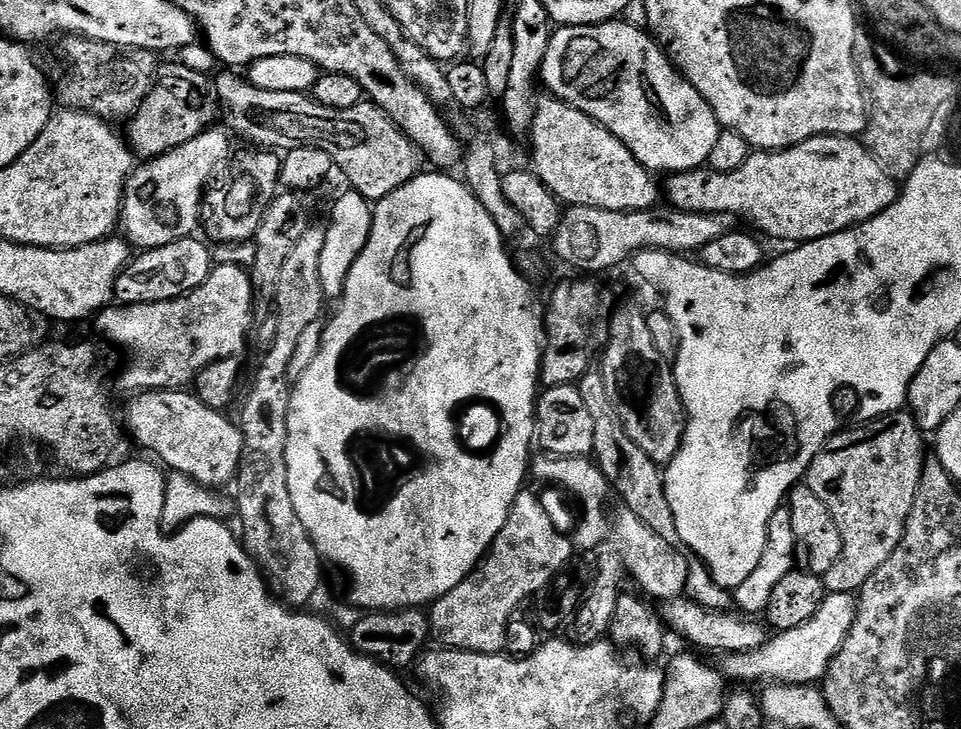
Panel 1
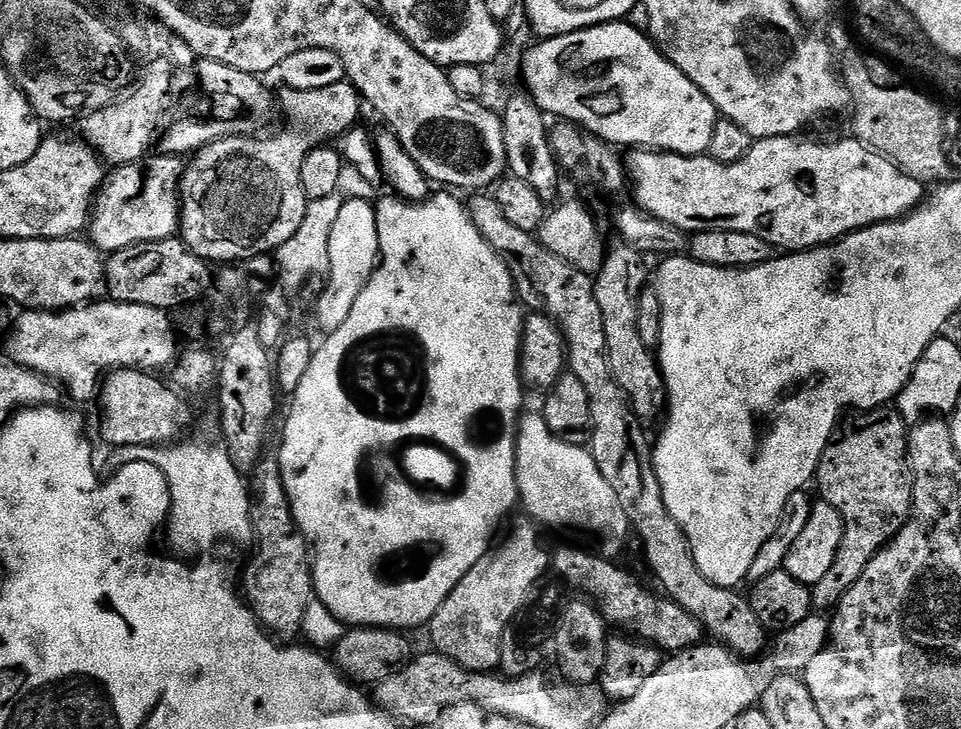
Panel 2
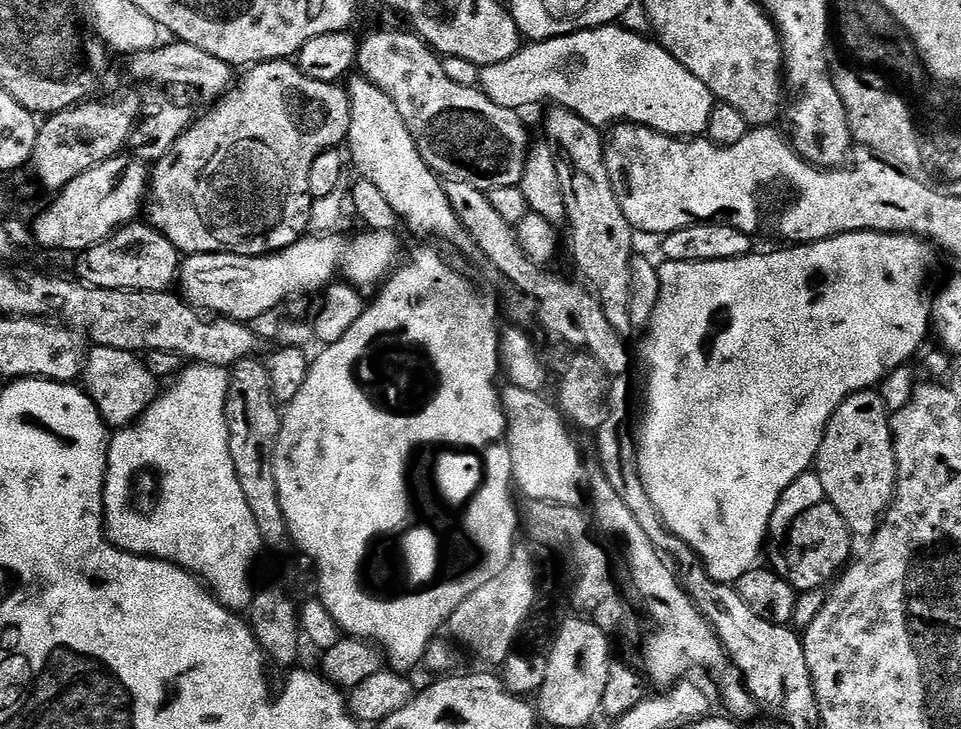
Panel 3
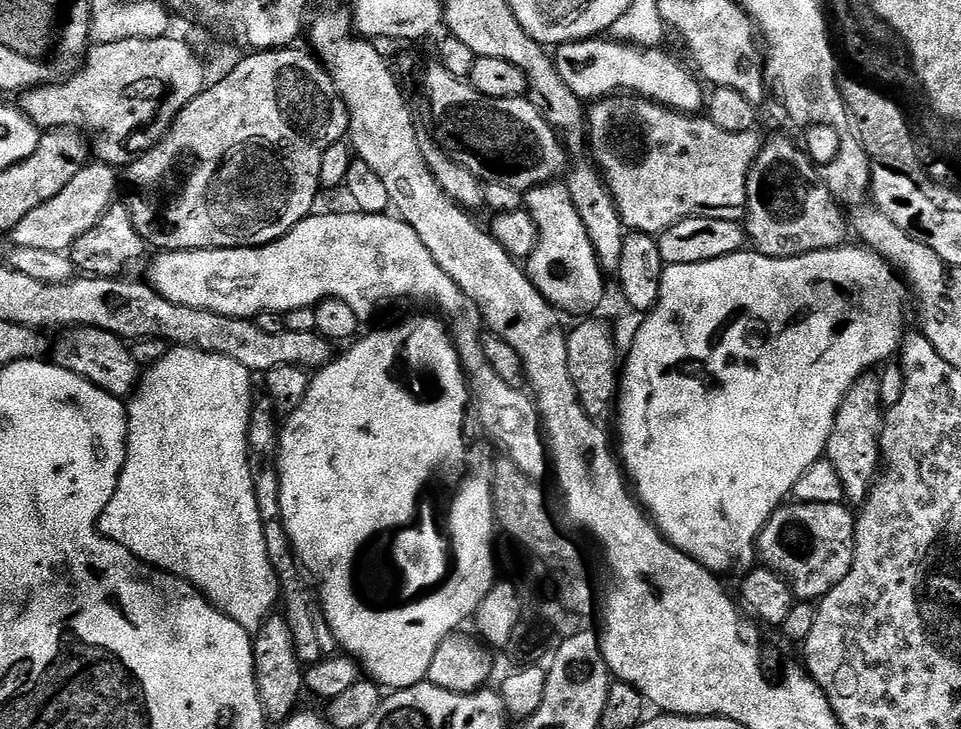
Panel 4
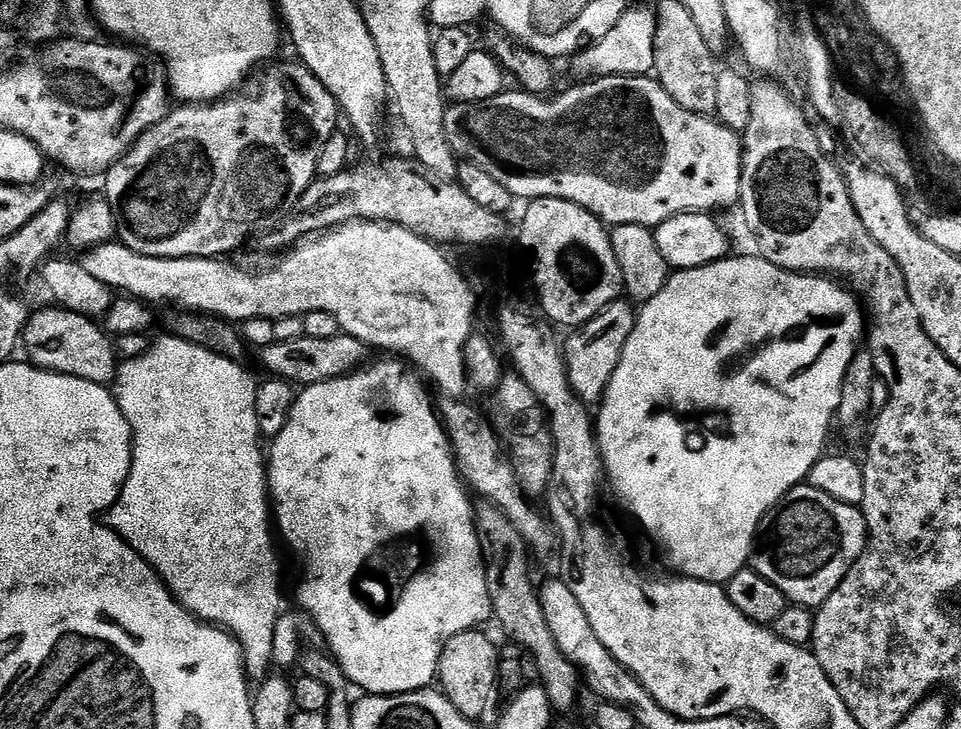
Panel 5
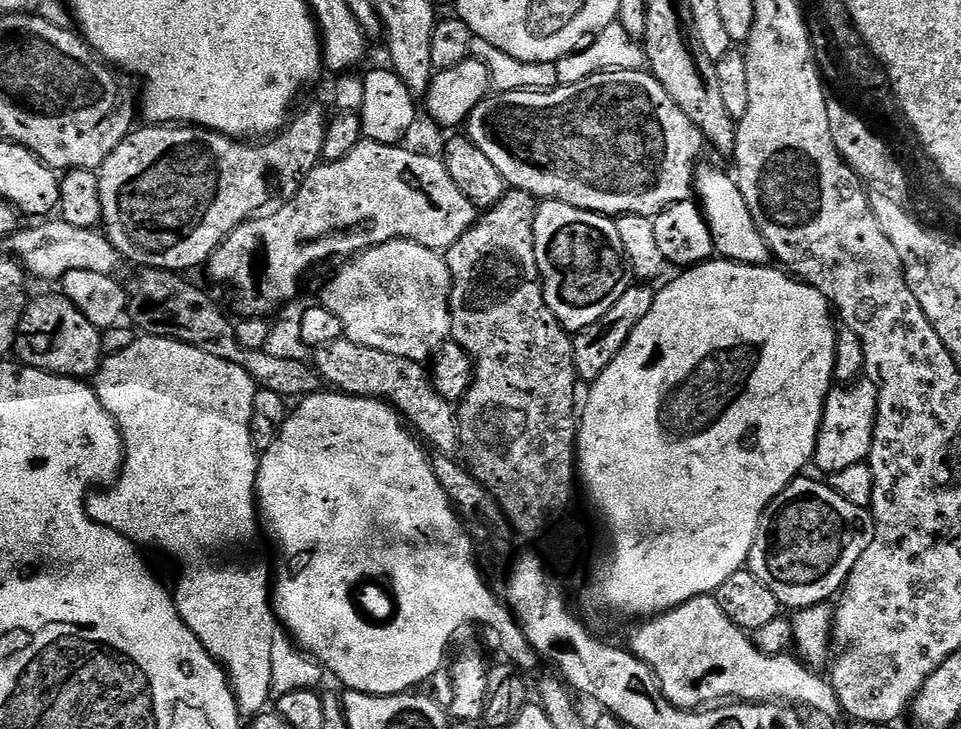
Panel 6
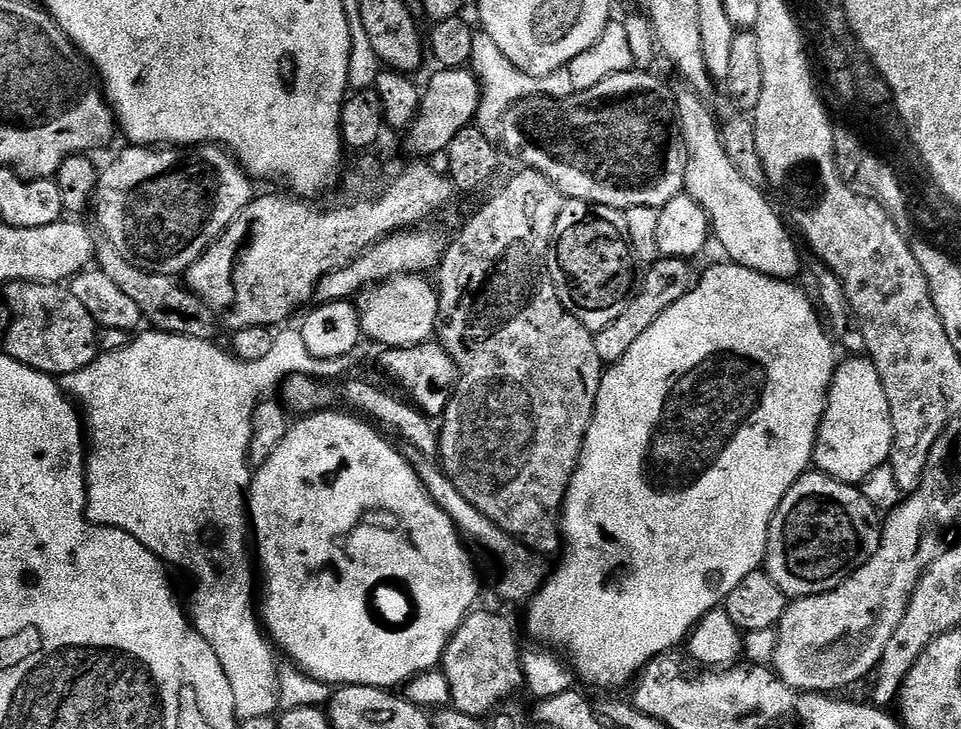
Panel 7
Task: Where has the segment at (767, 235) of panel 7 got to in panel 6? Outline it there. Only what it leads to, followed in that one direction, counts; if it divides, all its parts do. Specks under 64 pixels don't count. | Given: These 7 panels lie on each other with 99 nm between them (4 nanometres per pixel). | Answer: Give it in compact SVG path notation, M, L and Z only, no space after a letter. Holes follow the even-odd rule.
M701 167L694 181L694 192L697 197L700 195L698 204L703 211L704 221L710 226L713 249L723 259L732 260L736 264L758 264L764 266L769 263L768 243L764 241L764 235L760 233L760 224L750 214L750 206L746 202L746 198L741 194L740 187L737 186L735 179L729 173L727 176L726 173L719 172L716 168Z

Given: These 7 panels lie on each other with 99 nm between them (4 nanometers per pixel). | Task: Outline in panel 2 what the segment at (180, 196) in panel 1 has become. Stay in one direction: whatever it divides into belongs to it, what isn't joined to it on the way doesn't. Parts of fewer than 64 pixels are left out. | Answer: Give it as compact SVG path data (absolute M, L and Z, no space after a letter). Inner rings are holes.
M149 154L133 164L121 164L116 172L105 179L90 209L91 243L101 253L111 254L126 246L145 244L155 240L170 240L177 235L180 226L180 177L184 175L185 161L179 155Z

